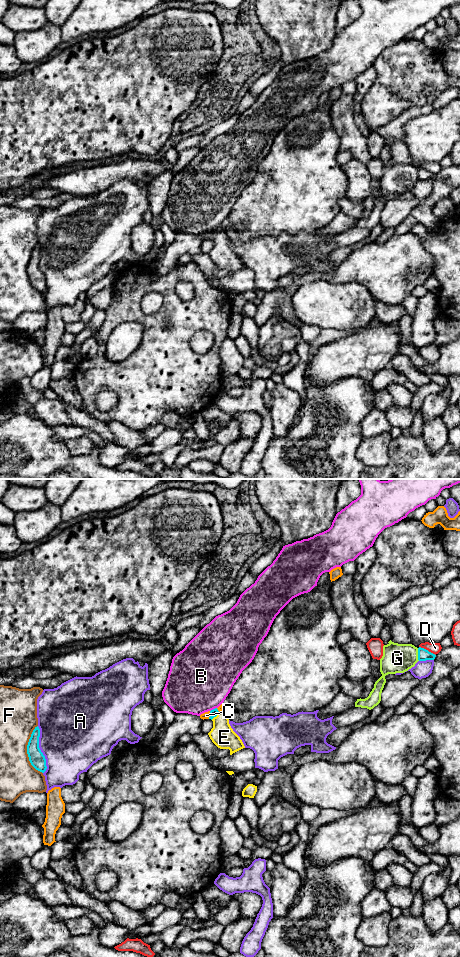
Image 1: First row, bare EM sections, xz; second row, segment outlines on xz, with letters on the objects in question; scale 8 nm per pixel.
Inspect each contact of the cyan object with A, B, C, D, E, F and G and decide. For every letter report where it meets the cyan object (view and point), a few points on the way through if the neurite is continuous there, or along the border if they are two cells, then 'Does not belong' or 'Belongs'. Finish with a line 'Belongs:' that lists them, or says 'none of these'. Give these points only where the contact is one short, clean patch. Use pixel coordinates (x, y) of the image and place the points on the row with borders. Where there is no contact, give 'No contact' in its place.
A: Touches cyan at xz (40, 750). Does not belong
B: Touches cyan at xz (213, 709). Does not belong
C: Touches cyan at xz (210, 715). Does not belong
D: Touches cyan at xz (427, 650). Boundary: xz (419, 646), (435, 655). Does not belong
E: Touches cyan at xz (215, 716). Path across: xz (213, 713), (215, 716), (220, 721), (222, 735). Belongs
F: Touches cyan at xz (27, 750). Does not belong
G: Touches cyan at xz (418, 654). Does not belong
Belongs: E

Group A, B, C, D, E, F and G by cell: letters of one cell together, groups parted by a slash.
A / B / C / D / E / F / G

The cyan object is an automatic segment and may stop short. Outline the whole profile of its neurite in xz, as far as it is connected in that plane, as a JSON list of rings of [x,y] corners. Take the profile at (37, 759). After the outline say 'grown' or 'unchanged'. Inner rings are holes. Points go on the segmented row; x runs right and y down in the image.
[[[35,727],[27,745],[27,754],[31,765],[38,771],[44,773],[47,769],[46,759],[39,748],[40,729]]]; unchanged

